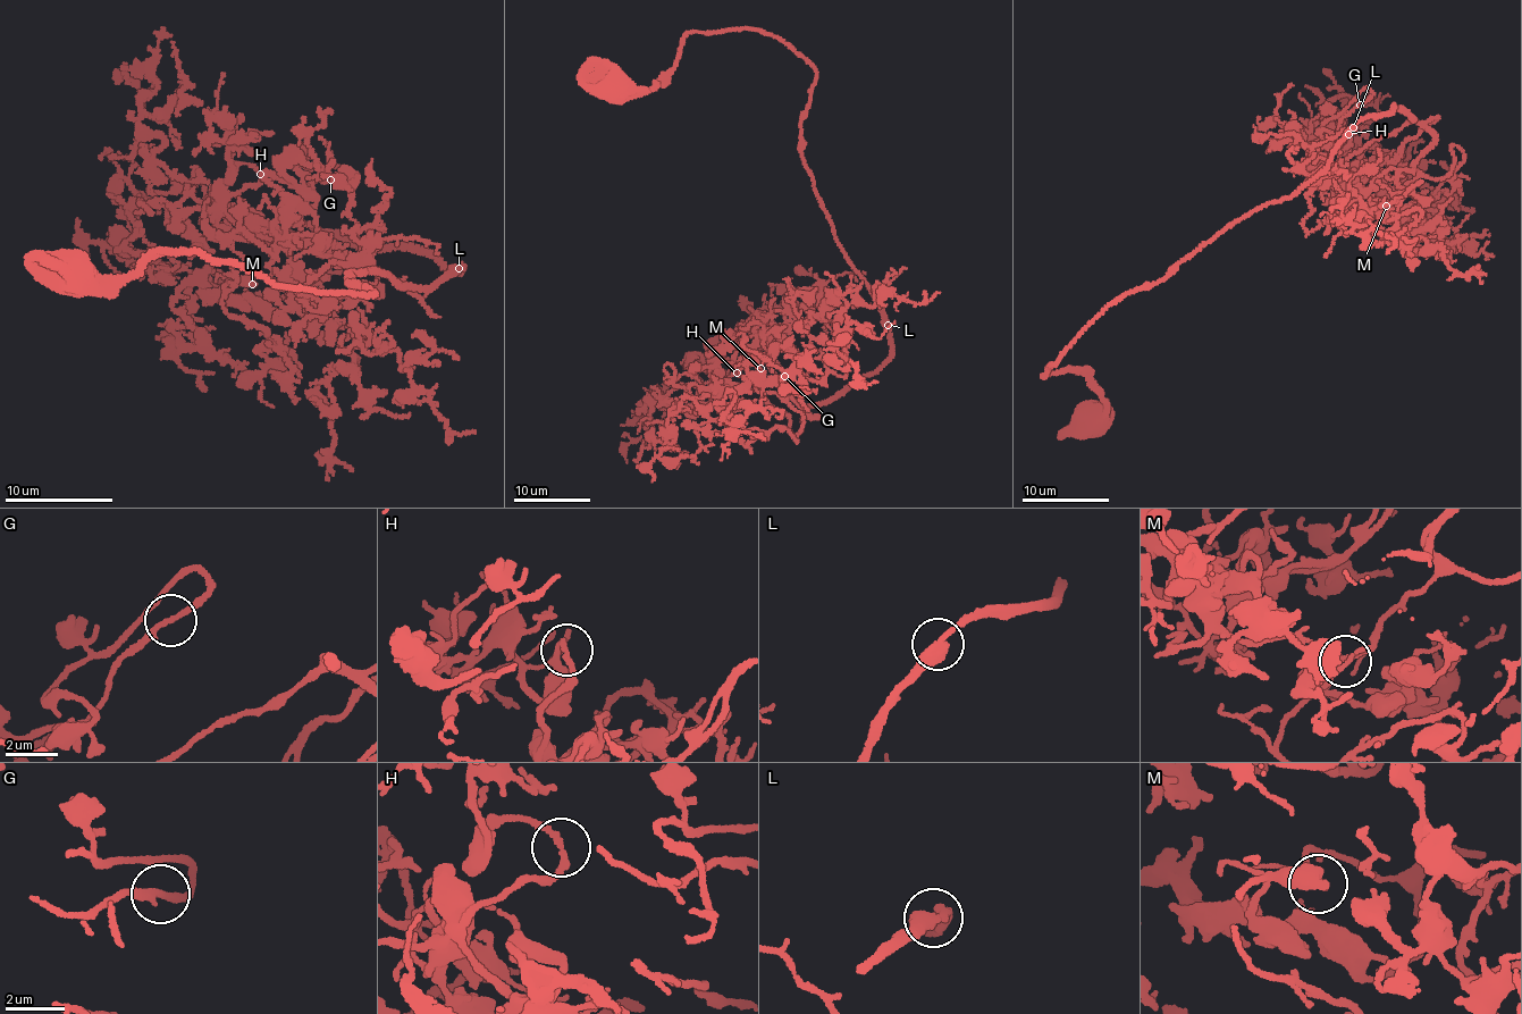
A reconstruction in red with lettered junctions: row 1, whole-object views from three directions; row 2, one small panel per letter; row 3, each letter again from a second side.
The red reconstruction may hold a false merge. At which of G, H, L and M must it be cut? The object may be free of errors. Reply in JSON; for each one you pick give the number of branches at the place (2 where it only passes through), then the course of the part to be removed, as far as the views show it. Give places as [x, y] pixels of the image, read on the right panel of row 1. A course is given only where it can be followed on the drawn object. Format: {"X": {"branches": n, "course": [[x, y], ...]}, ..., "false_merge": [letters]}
{"false_merge": []}

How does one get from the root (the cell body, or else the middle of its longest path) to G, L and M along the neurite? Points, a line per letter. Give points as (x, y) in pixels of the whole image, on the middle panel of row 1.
G: (611, 83), (654, 85), (694, 31), (809, 60), (799, 145), (891, 349), (798, 404), (750, 320), (783, 376)
L: (611, 83), (654, 85), (694, 31), (772, 33), (807, 58), (816, 76), (799, 145), (837, 241), (888, 325)
M: (611, 83), (654, 85), (694, 31), (809, 60), (799, 145), (891, 349), (810, 418), (757, 391), (759, 368)

